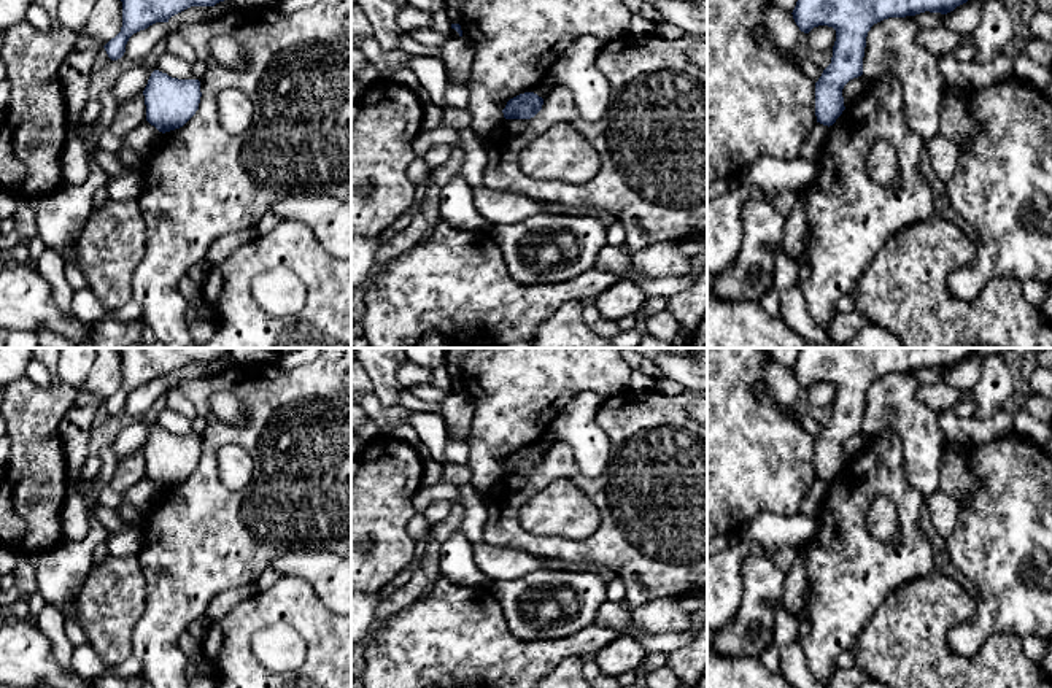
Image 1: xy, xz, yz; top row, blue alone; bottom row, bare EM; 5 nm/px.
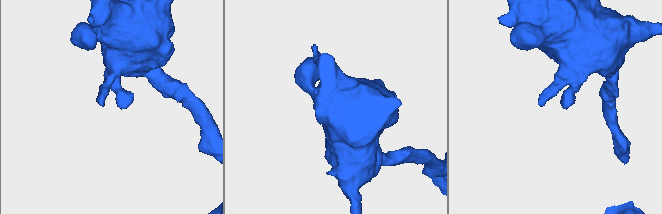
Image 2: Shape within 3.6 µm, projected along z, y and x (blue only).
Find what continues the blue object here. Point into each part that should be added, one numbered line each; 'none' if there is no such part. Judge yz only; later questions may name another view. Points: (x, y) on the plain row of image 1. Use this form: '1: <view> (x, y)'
none

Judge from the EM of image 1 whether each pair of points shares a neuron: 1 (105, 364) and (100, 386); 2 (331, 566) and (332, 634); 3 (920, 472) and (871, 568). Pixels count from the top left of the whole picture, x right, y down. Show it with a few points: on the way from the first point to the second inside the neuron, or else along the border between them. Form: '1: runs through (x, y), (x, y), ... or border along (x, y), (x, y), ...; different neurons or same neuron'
1: runs through (105, 369), (102, 382); same neuron
2: border along (309, 582), (318, 598), (334, 614); different neurons
3: border along (903, 450), (903, 474), (924, 496); different neurons

